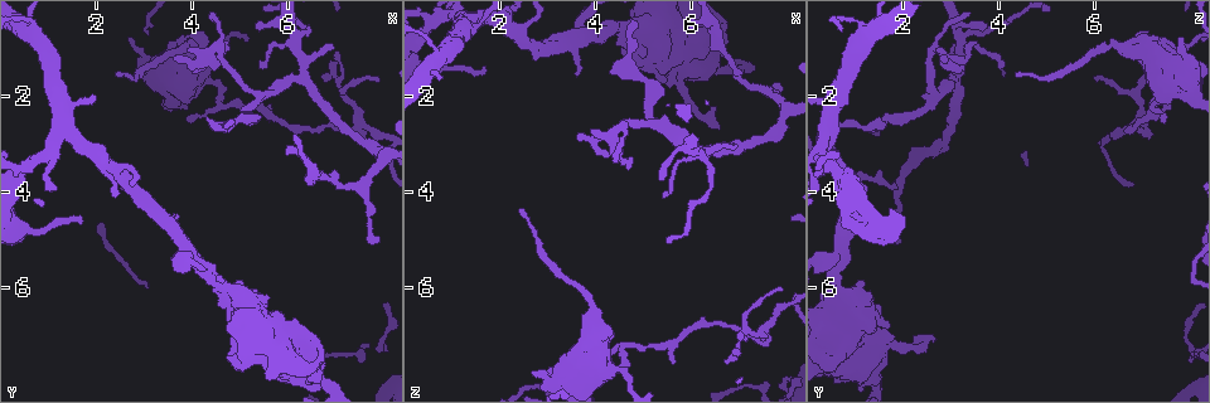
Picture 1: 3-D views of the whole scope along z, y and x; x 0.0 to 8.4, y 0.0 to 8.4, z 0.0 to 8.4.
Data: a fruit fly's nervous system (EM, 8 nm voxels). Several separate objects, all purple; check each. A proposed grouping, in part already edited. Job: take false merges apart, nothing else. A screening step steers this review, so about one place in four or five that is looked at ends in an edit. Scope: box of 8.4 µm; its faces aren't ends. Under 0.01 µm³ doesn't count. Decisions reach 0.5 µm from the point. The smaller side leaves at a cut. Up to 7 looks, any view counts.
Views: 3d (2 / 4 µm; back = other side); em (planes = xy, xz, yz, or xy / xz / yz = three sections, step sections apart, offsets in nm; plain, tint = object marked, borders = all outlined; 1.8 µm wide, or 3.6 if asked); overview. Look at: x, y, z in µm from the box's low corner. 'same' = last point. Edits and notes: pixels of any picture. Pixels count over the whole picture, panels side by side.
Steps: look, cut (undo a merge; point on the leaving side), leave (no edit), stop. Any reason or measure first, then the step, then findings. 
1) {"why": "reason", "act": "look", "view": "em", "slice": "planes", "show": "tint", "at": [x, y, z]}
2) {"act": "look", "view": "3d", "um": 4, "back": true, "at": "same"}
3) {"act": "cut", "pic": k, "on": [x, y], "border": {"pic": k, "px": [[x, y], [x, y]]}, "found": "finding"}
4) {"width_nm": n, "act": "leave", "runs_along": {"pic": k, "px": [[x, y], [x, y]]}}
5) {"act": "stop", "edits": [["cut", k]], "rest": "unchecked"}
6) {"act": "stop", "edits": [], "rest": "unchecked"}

{"why": "arms run side by side", "act": "look", "view": "em", "slice": "planes", "show": "plain", "at": [7.50, 2.60, 6.95]}

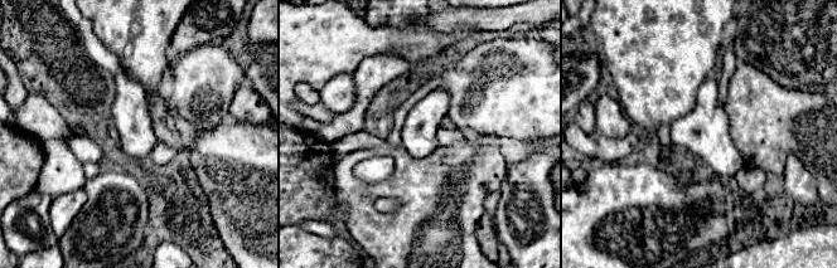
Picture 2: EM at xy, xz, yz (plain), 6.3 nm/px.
{"act": "look", "view": "em", "slice": "planes", "show": "tint", "at": "same"}

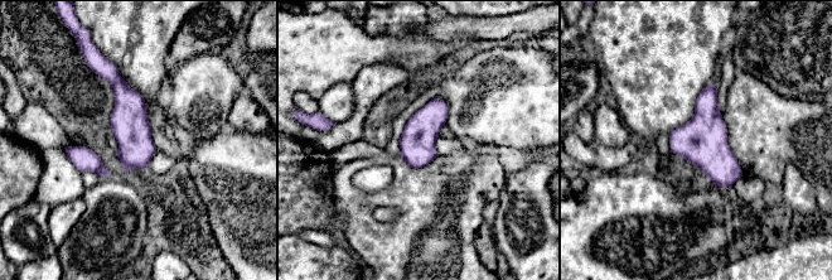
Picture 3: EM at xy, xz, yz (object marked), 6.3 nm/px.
{"width_nm": 220, "act": "leave", "runs_along": {"pic": 3, "px": [[110, 71], [130, 106], [143, 164]]}, "found": "continuous, no second cell"}

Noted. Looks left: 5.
{"why": "abrupt turn", "act": "look", "view": "3d", "um": 4, "at": [4.55, 2.10, 7.35]}

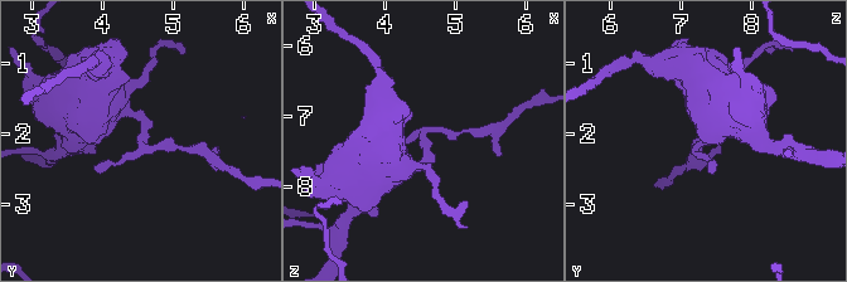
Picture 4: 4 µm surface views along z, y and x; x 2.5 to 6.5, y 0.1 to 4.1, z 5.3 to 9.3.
{"act": "look", "view": "em", "slice": "planes", "show": "tint", "at": [4.60, 2.10, 7.35]}

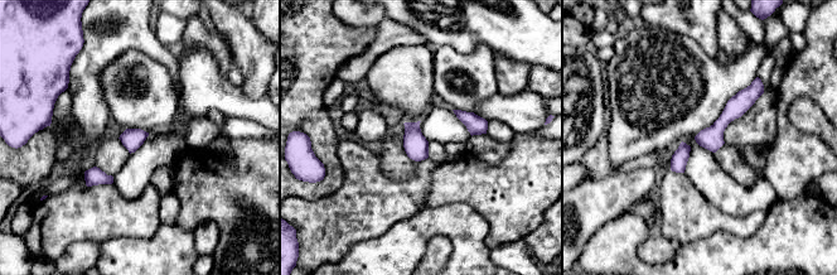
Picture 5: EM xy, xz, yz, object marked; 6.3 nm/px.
{"act": "leave", "runs_along": {"pic": 5, "px": [[754, 85], [754, 90], [702, 143]]}, "found": "continuous, no second cell"}

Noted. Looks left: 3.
{"why": "arms part here", "act": "look", "view": "em", "slice": "planes", "show": "tint", "at": [3.95, 5.25, 0.75]}

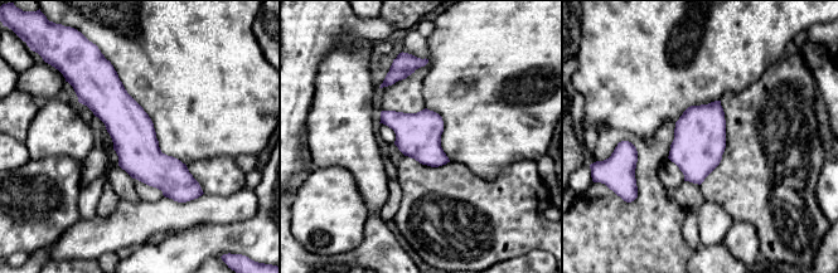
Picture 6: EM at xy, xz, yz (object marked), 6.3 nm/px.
{"act": "leave", "runs_along": {"pic": 6, "px": [[100, 77], [135, 142], [189, 196]]}, "found": "one cell here"}

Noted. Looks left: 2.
{"act": "stop", "edits": [], "rest": "unchecked"}

